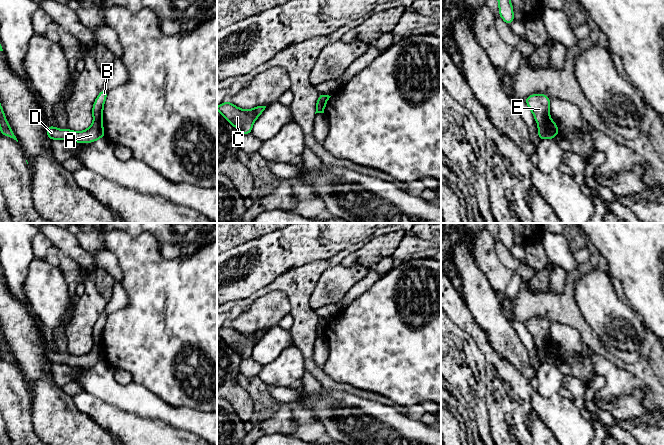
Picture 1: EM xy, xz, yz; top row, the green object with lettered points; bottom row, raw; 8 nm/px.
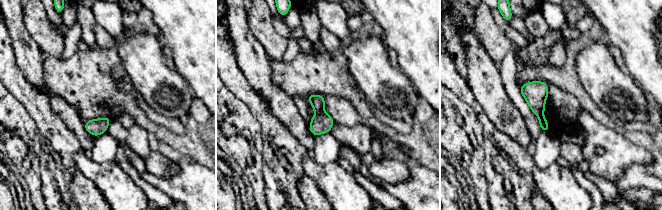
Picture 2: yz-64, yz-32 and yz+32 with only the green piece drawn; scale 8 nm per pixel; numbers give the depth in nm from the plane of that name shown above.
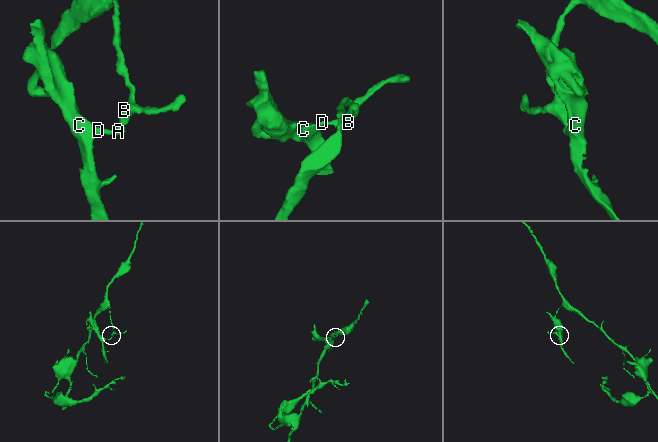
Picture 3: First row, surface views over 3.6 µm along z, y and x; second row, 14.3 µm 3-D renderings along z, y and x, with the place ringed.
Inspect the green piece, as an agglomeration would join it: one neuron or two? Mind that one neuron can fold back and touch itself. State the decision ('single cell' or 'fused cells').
fused cells

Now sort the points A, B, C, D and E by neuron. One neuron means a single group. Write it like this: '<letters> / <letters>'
A C D / B E

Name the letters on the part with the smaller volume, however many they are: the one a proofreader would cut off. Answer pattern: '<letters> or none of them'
A, C, D

